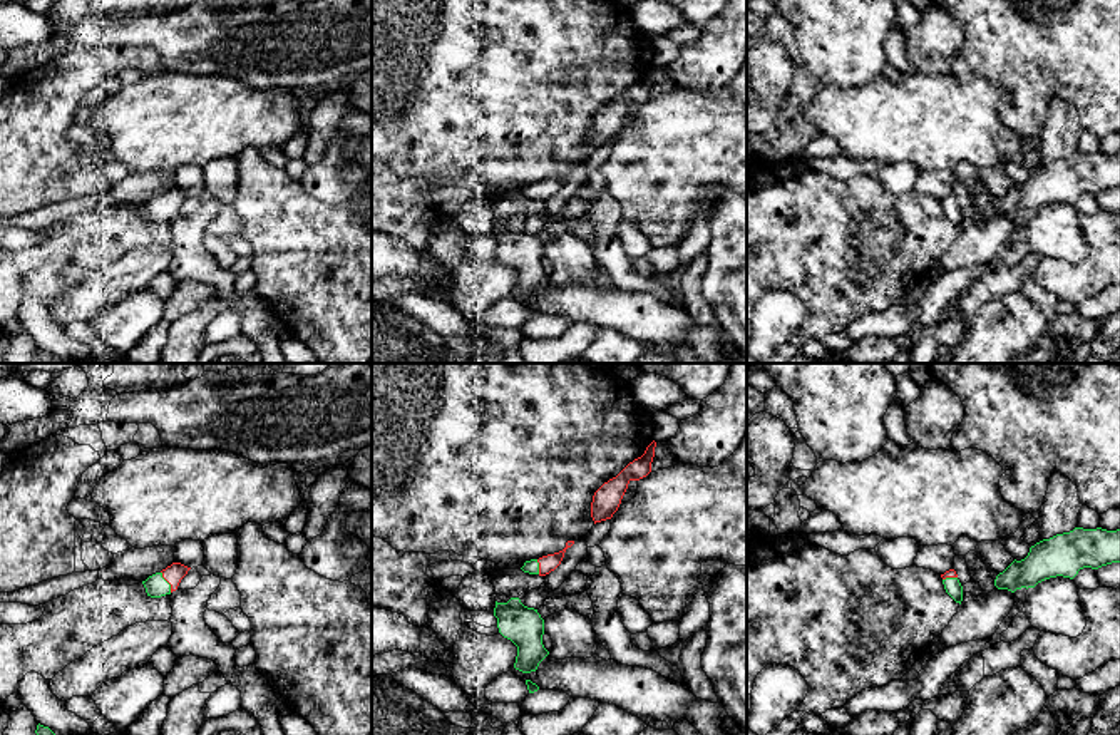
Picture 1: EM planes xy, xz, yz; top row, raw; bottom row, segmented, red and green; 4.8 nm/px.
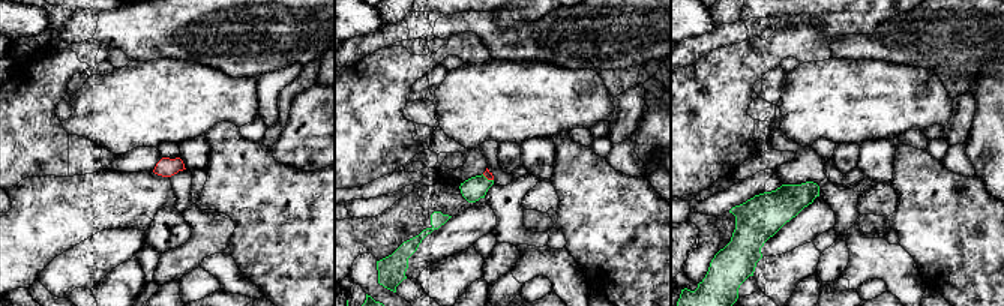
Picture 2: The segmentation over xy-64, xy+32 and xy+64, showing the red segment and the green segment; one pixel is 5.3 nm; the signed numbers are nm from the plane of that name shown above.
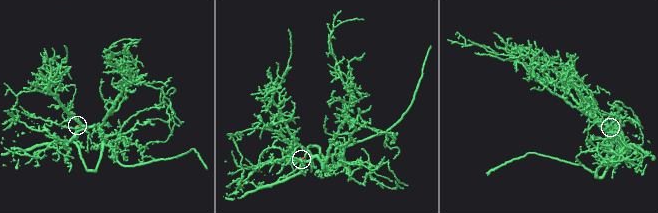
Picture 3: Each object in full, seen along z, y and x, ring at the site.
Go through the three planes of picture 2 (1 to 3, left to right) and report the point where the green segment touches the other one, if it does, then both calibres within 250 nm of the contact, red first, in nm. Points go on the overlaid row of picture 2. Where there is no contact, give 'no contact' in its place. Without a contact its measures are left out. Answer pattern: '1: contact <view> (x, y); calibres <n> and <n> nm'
1: no contact
2: contact xy+32 (488, 179); calibres 40 and 120 nm
3: no contact

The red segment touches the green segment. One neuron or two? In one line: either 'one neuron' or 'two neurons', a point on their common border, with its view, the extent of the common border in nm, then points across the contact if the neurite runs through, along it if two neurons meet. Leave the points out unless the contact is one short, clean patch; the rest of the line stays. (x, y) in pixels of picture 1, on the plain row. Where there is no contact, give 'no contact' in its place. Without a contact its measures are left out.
one neuron; contact xy (166, 205); length 120 nm; way xy (176, 196), (166, 205), (156, 211)

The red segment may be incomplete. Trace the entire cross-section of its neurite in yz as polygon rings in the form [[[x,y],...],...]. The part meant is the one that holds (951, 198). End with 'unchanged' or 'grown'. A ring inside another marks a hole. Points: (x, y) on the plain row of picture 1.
[[[949,194],[946,196],[944,199],[941,199],[943,203],[943,209],[944,209],[944,214],[946,218],[956,226],[961,229],[963,226],[963,211],[958,204],[958,199],[954,194]]] | grown

